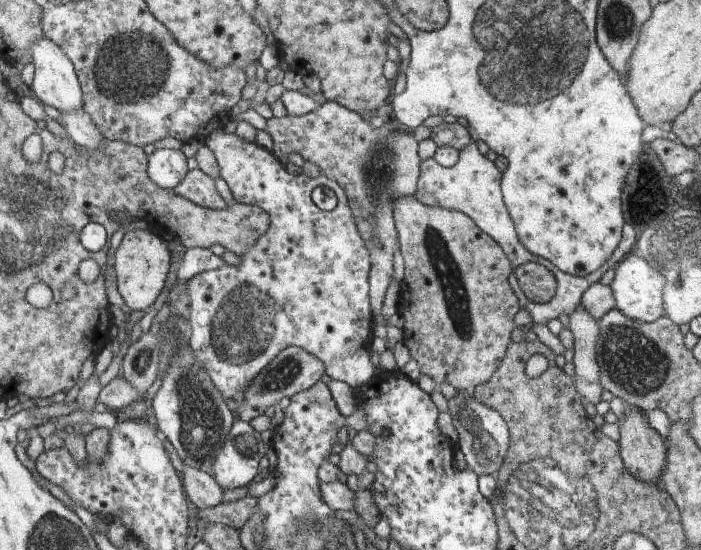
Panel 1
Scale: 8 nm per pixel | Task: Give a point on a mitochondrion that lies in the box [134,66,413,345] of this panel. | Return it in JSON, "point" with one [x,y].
{"point":[379,165]}

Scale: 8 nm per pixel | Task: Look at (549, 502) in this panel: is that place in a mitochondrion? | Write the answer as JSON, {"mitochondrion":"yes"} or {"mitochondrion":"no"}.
{"mitochondrion":"yes"}

